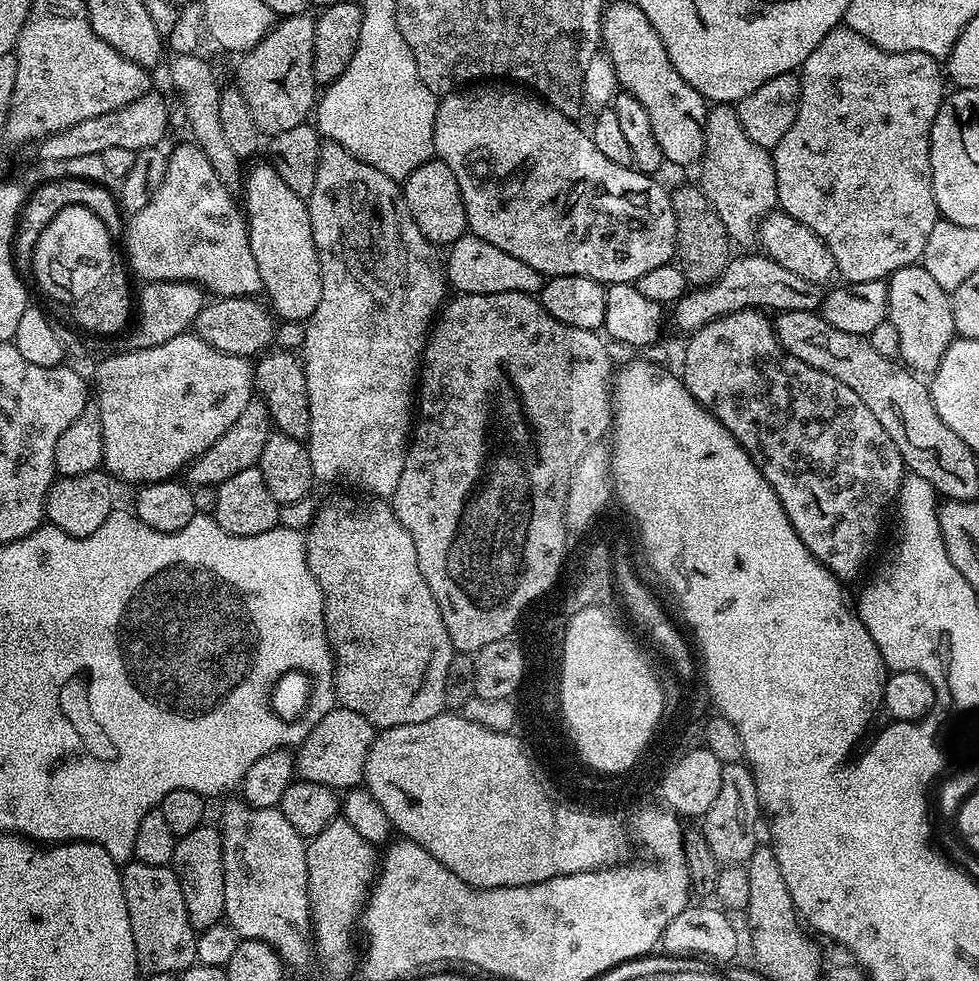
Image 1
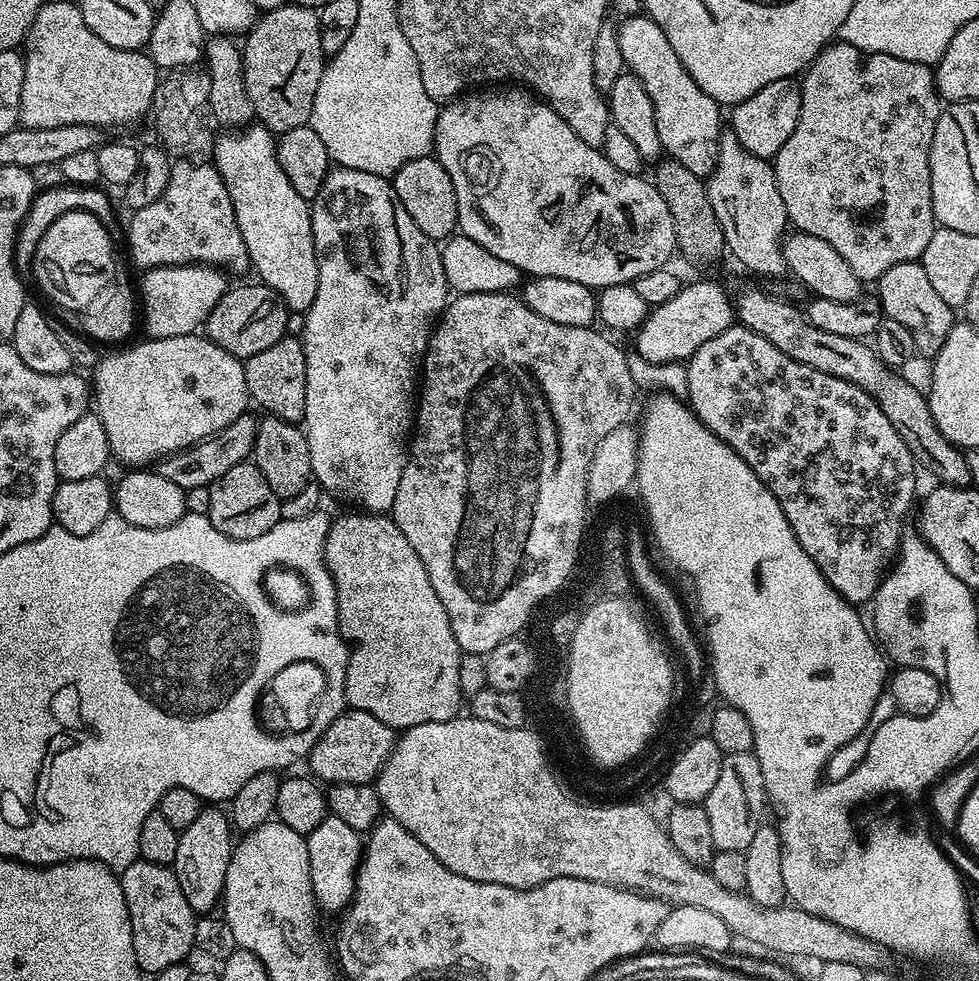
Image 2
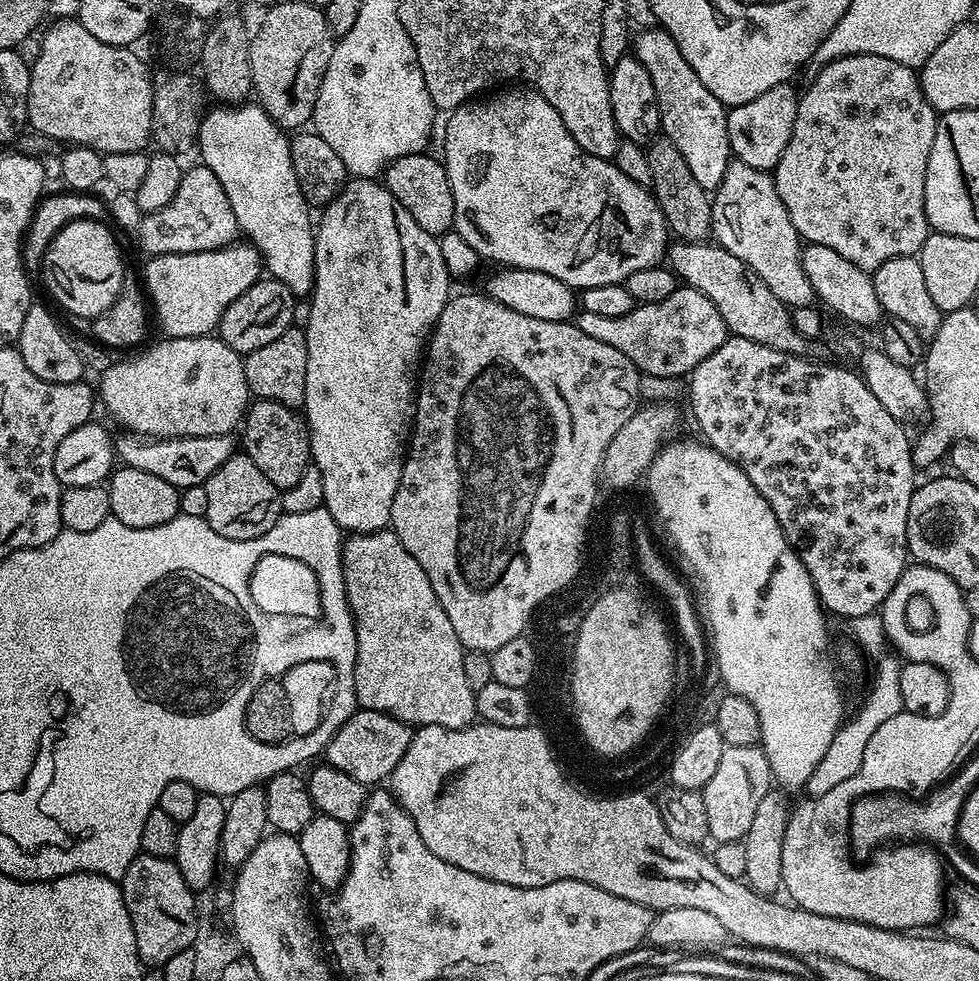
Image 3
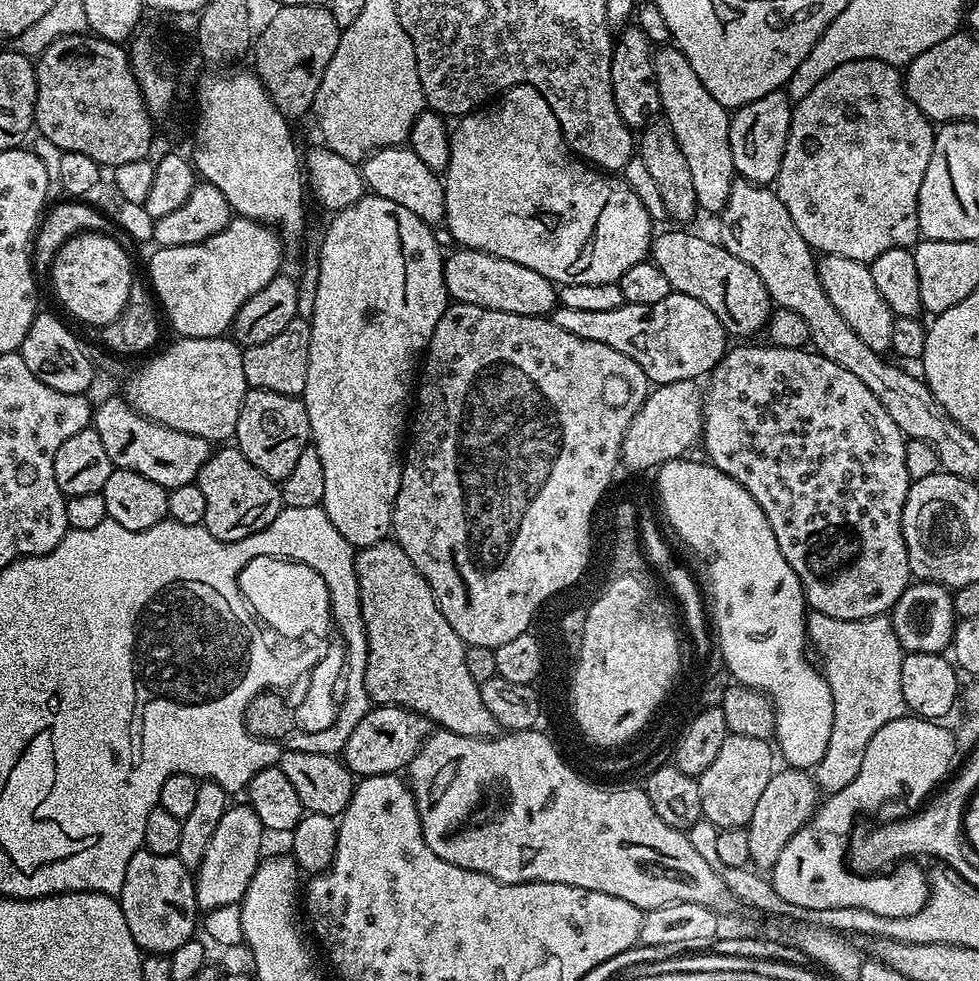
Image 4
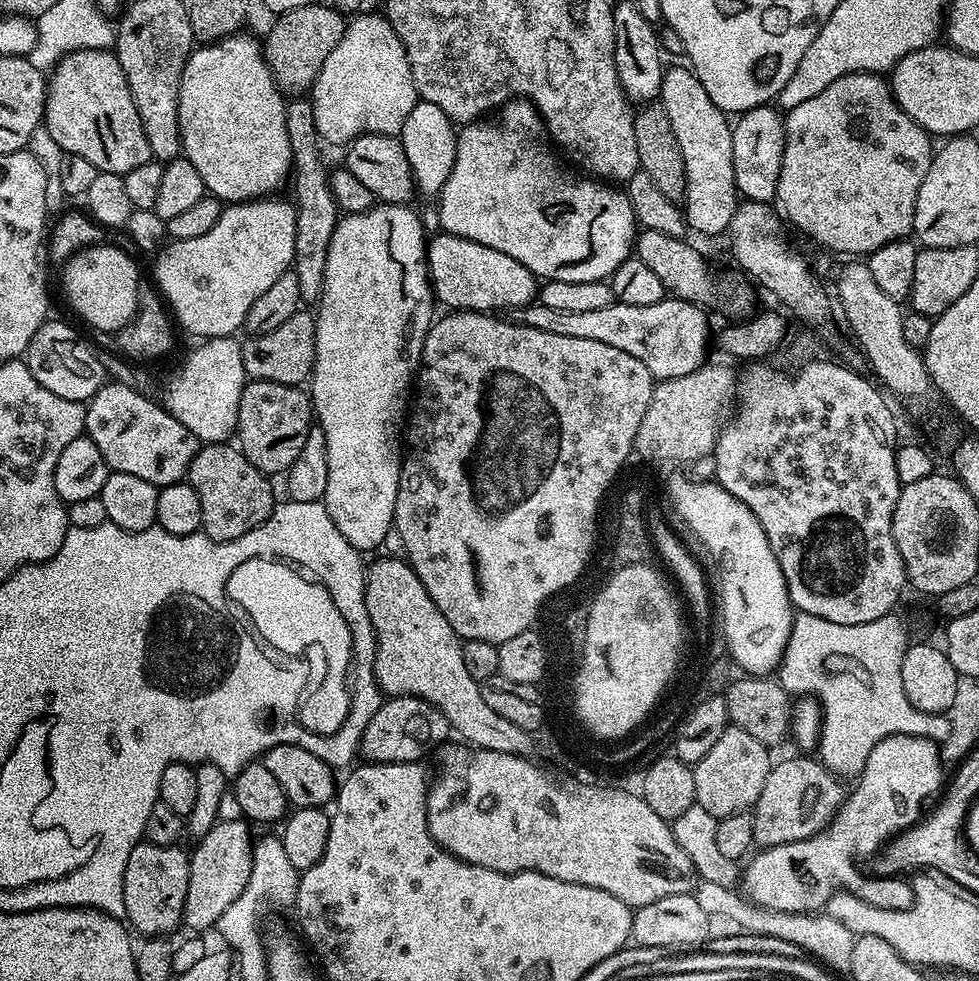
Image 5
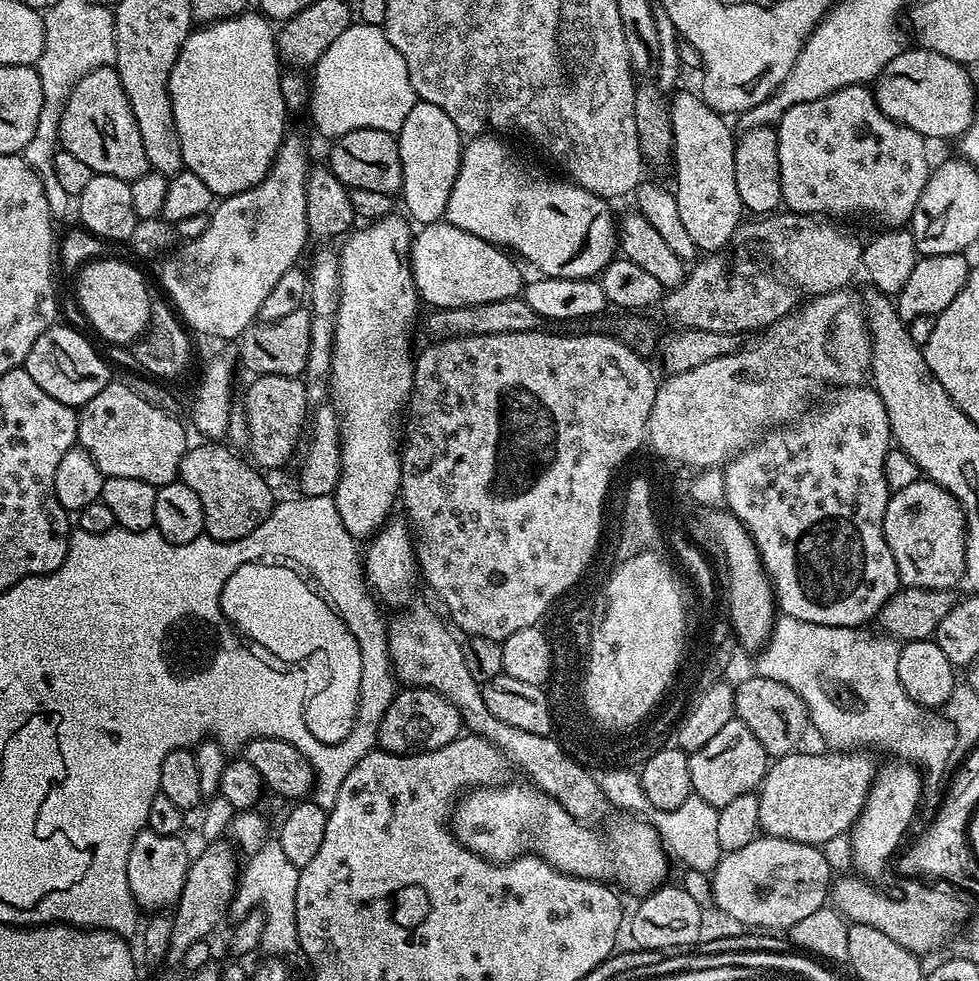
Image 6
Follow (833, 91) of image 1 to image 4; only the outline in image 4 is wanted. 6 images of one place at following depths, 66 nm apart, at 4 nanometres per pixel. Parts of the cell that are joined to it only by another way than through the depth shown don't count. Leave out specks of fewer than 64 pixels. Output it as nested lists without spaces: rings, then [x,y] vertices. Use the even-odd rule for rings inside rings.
[[[855,60],[854,62],[842,62],[826,78],[806,94],[806,98],[795,101],[792,109],[792,121],[790,122],[790,134],[786,138],[786,154],[782,154],[782,166],[778,170],[774,181],[776,197],[790,210],[790,219],[794,226],[798,226],[798,234],[806,238],[806,242],[817,253],[829,256],[838,254],[842,258],[854,258],[854,262],[871,264],[878,254],[886,254],[886,250],[895,248],[912,248],[921,239],[918,226],[918,190],[922,190],[922,178],[926,178],[926,166],[930,166],[930,154],[934,150],[933,121],[922,114],[918,106],[908,97],[908,91],[904,88],[904,78],[901,69],[895,64],[887,64],[881,60]]]

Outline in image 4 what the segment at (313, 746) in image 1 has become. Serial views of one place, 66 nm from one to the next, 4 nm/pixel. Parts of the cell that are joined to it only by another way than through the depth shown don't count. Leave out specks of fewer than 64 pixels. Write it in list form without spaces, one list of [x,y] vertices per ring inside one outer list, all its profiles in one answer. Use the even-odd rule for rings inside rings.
[[[393,704],[369,707],[362,722],[358,722],[358,726],[350,730],[350,738],[346,738],[342,762],[356,778],[403,773],[433,731],[432,721],[414,710],[406,710]]]

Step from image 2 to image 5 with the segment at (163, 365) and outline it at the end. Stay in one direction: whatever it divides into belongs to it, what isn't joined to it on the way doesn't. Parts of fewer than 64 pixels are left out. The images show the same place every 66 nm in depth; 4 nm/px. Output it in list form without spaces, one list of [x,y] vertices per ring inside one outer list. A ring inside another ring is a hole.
[[[213,336],[197,344],[200,345],[173,370],[172,377],[165,382],[162,403],[165,410],[178,418],[178,422],[182,422],[182,426],[186,426],[186,430],[190,430],[197,440],[204,444],[223,444],[236,431],[238,406],[242,402],[242,390],[246,383],[240,353],[242,344],[232,336]]]

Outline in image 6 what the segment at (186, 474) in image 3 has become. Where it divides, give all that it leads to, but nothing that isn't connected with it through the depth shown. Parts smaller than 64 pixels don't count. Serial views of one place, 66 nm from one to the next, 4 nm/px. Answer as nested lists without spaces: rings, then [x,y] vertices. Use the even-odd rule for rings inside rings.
[[[110,382],[79,409],[76,439],[105,478],[138,478],[138,482],[159,486],[179,477],[180,463],[190,447],[189,429],[178,421],[175,415],[138,398],[129,387]]]

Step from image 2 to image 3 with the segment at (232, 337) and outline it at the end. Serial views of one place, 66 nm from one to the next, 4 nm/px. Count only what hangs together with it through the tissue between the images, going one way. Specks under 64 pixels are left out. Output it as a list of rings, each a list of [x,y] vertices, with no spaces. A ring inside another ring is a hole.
[[[271,278],[258,279],[254,282],[254,286],[250,286],[250,290],[246,290],[246,294],[238,294],[238,298],[234,298],[234,302],[230,302],[230,306],[226,306],[220,319],[218,338],[222,342],[226,342],[226,346],[230,346],[230,350],[241,354],[267,346],[269,342],[274,342],[274,338],[280,337],[287,328],[293,327],[292,315],[297,301],[297,297],[293,296],[289,288],[282,286],[282,282]]]

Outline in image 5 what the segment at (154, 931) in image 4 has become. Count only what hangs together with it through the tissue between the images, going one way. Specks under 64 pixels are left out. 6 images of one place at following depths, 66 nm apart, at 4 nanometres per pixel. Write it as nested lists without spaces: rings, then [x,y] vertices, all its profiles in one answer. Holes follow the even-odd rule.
[[[141,842],[130,850],[124,879],[124,916],[133,929],[136,927],[141,932],[141,937],[167,937],[176,927],[181,927],[186,906],[186,886],[190,882],[190,856],[182,849],[175,844],[156,846]]]

